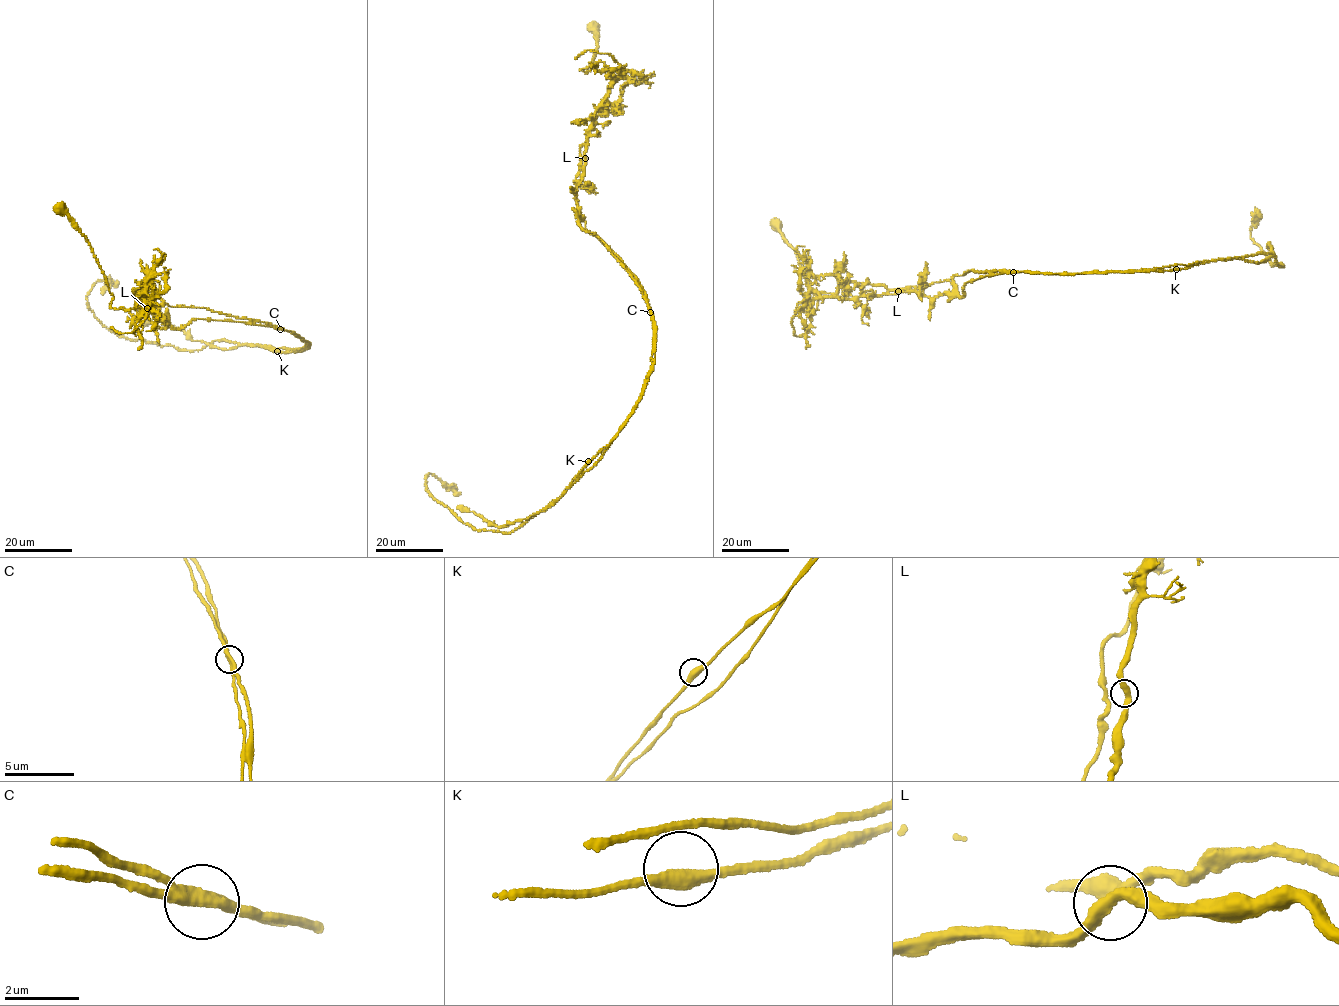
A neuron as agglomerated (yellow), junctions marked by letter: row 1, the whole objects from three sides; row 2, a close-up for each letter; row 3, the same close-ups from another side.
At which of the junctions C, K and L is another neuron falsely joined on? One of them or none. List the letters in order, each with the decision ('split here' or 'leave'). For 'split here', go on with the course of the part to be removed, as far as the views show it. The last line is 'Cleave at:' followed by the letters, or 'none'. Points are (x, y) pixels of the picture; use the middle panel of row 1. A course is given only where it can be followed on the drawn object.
C: split here; course (650, 312), (653, 368), (640, 400), (559, 497), (500, 526), (456, 506)
K: leave
L: leave
Cleave at: C

